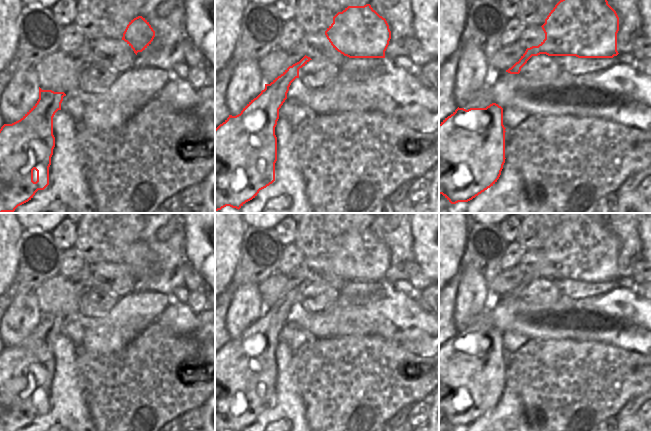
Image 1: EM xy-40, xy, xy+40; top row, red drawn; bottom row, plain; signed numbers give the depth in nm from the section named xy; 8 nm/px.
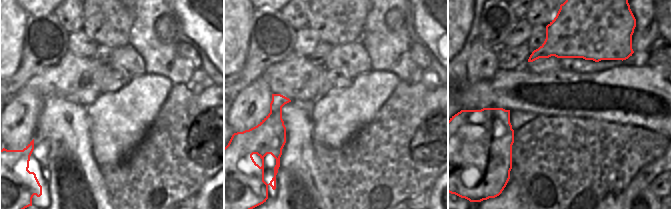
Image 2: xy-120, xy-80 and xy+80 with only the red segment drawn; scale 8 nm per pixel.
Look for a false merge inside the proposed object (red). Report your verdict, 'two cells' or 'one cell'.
one cell

